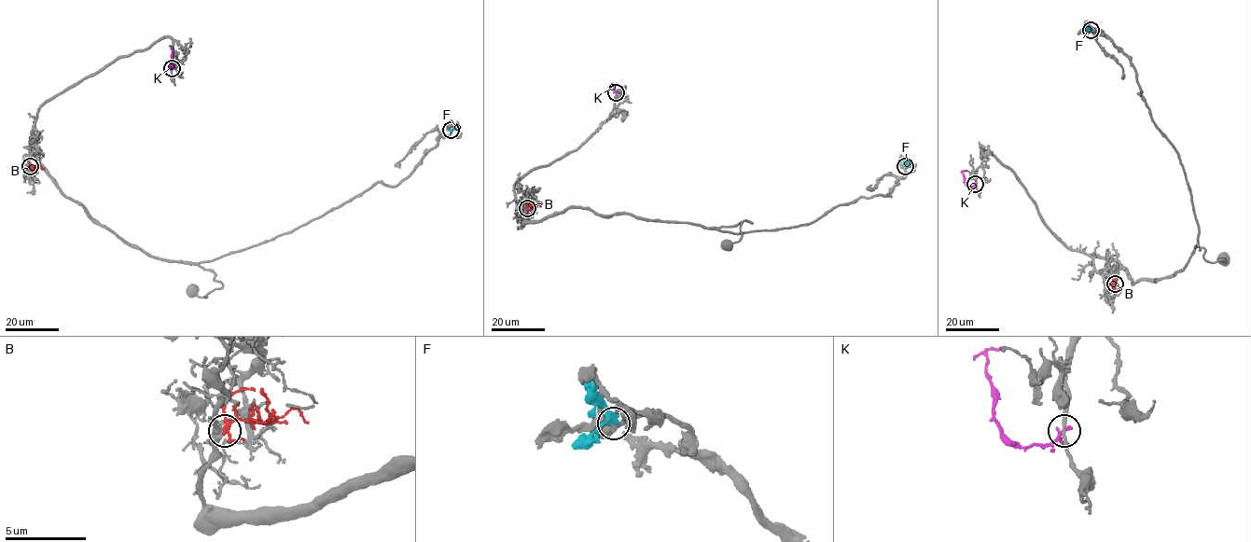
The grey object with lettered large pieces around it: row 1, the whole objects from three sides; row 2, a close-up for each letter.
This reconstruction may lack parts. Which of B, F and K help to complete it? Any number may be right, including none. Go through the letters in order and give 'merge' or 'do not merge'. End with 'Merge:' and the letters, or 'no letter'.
B: merge
F: do not merge
K: do not merge
Merge: B

